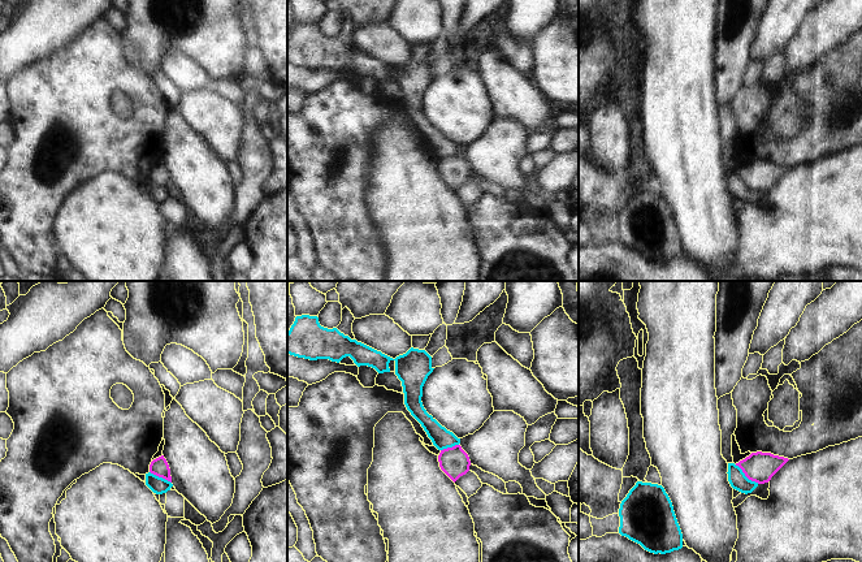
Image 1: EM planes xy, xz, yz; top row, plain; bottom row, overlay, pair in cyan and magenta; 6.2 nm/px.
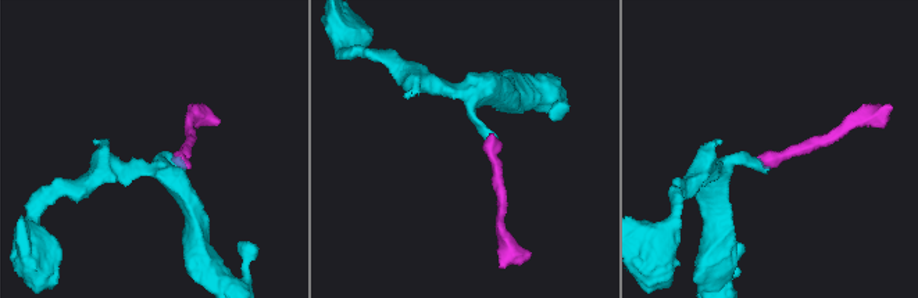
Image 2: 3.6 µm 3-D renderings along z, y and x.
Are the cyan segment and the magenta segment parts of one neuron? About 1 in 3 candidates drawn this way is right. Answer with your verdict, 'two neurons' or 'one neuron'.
two neurons

